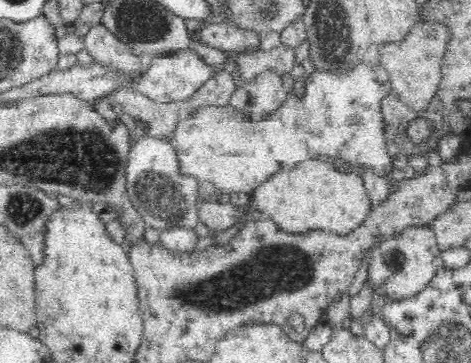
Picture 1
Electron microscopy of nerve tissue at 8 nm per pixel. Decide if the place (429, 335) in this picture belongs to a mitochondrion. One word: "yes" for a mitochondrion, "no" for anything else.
yes

